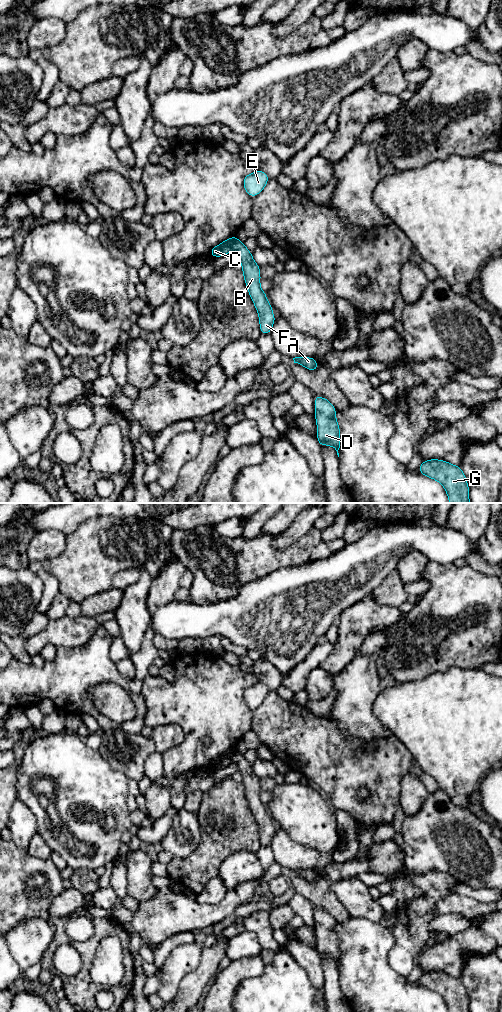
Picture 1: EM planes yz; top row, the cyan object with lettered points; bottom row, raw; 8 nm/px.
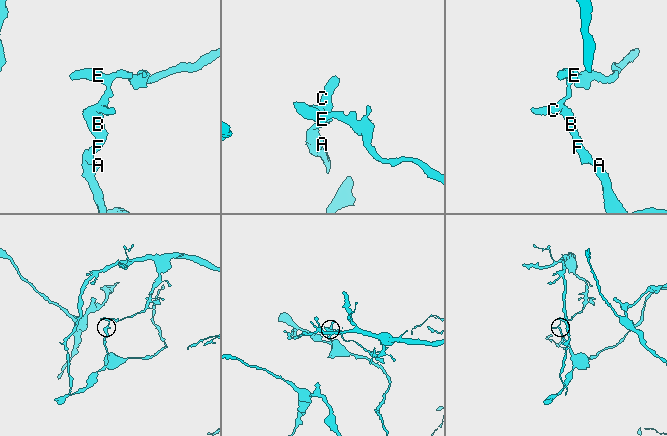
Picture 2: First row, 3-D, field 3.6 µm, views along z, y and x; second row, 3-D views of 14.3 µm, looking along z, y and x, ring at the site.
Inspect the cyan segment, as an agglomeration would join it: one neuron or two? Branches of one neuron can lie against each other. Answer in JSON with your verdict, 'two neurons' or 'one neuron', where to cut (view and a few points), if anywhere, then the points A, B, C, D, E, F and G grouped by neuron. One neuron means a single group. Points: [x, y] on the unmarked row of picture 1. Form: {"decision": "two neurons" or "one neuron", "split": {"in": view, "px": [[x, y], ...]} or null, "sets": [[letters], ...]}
{"decision": "two neurons", "split": {"in": "yz", "px": [[237, 751], [230, 761]]}, "sets": [["A", "B", "D", "F", "G"], ["C", "E"]]}

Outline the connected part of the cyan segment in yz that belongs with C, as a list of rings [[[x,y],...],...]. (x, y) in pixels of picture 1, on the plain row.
[[[237,748],[226,751],[223,755],[213,759],[210,763],[210,768],[220,769],[228,766],[231,763],[233,755],[237,752]]]

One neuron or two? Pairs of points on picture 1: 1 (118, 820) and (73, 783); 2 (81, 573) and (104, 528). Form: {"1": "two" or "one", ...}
{"1": "one", "2": "one"}

